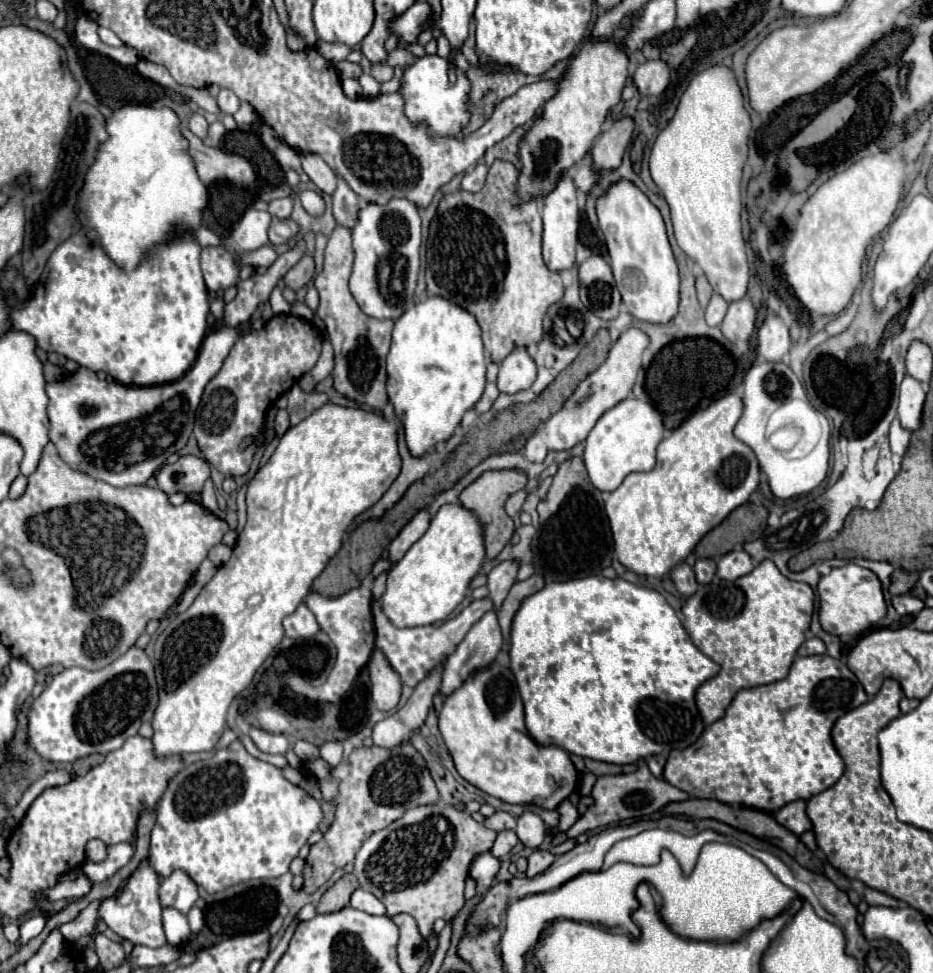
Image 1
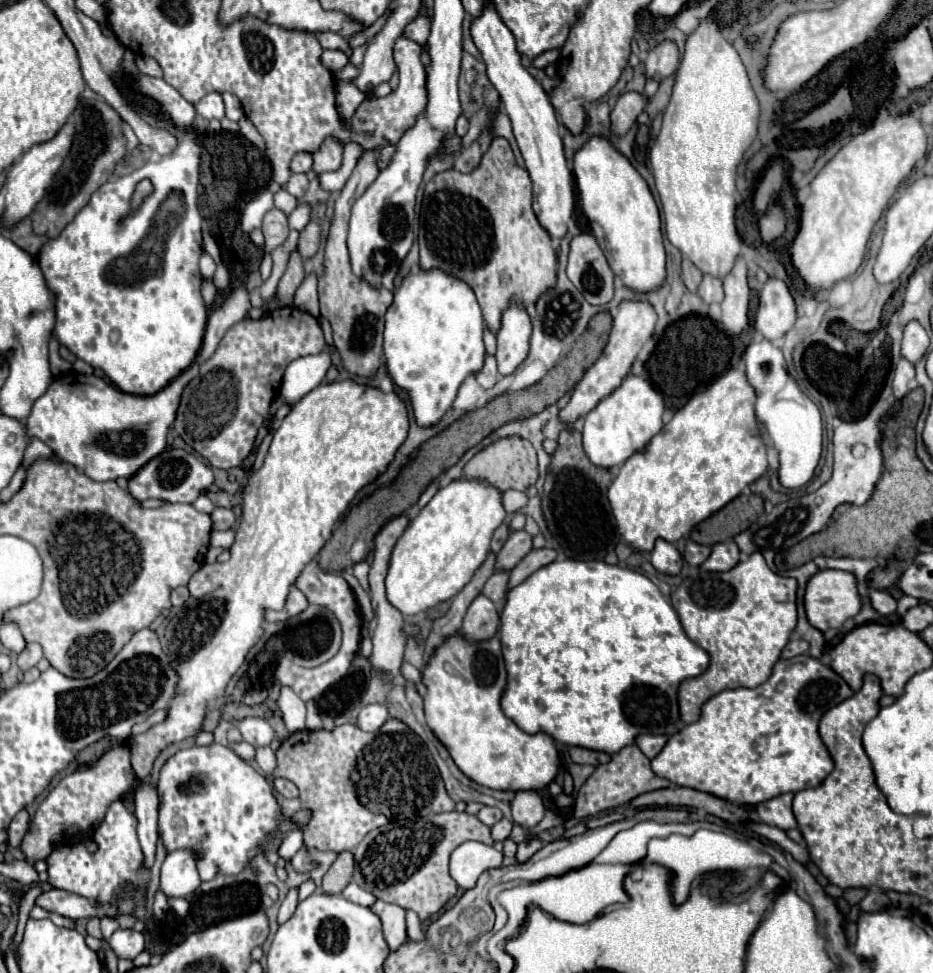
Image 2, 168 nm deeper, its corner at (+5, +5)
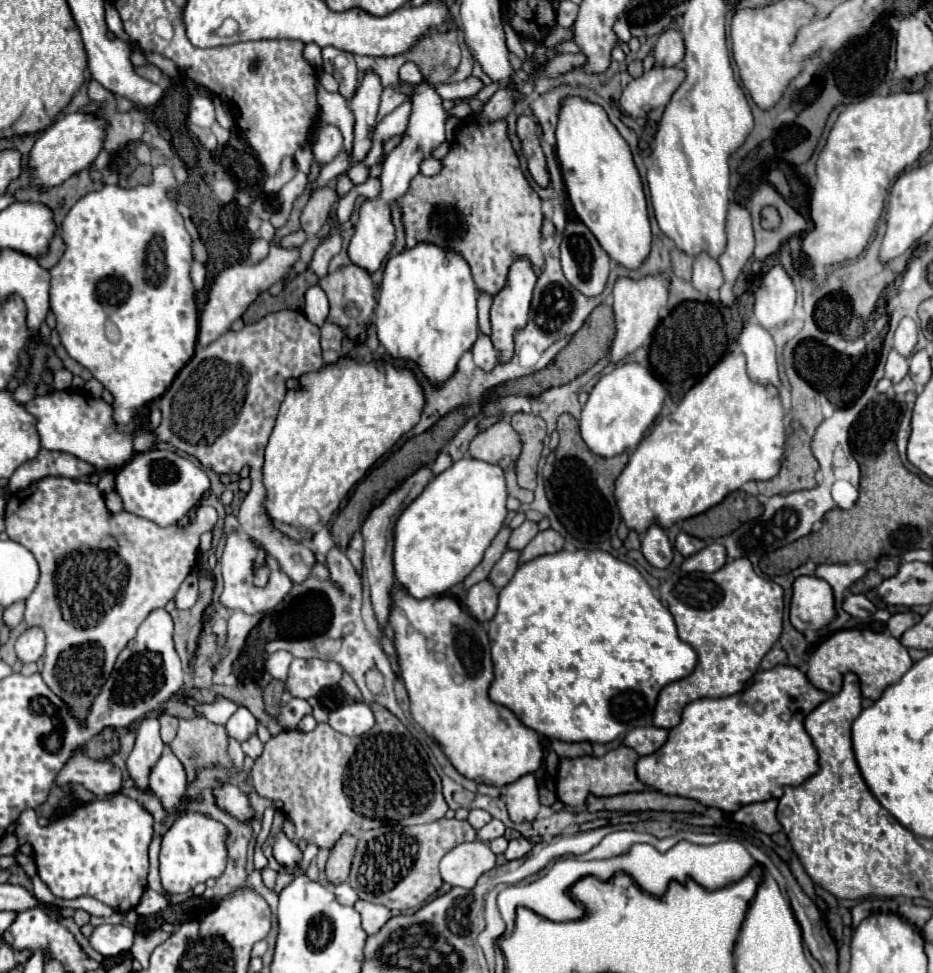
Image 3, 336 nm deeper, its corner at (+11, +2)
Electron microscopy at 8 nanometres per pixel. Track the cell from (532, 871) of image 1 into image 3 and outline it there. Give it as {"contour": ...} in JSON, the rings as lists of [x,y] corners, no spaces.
{"contour":[[[520,837],[520,839],[512,839],[510,845],[508,845],[508,849],[506,849],[506,853],[504,853],[504,857],[506,857],[508,861],[512,861],[512,859],[520,859],[520,857],[524,857],[530,849],[532,849],[532,845],[530,845],[528,839],[524,839],[524,837]]]}

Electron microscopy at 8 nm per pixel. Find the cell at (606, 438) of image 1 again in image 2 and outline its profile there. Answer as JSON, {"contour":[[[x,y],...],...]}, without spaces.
{"contour":[[[628,374],[622,384],[602,398],[598,406],[588,412],[584,422],[584,450],[592,464],[602,468],[612,468],[624,464],[634,452],[642,450],[654,434],[662,430],[662,414],[664,414],[664,398],[660,392],[648,384],[648,380]]]}

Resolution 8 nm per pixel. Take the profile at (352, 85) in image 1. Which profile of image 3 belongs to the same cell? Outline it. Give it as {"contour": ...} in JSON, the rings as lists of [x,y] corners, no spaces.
{"contour":[[[318,85],[318,109],[320,109],[320,119],[324,123],[336,125],[342,131],[344,137],[344,151],[350,155],[352,153],[352,143],[354,143],[354,113],[346,105],[346,99],[340,93],[328,93]]]}

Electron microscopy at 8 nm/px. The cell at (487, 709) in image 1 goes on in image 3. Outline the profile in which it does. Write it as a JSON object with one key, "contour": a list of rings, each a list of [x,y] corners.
{"contour":[[[398,587],[394,591],[394,605],[390,611],[388,625],[394,633],[394,647],[398,651],[398,663],[402,669],[400,679],[408,689],[410,713],[414,721],[442,747],[444,755],[450,759],[450,763],[460,775],[476,783],[504,787],[540,769],[544,753],[538,735],[532,729],[522,727],[522,723],[518,723],[516,715],[510,711],[506,721],[504,709],[492,703],[488,697],[490,683],[494,681],[490,641],[484,627],[468,613],[462,601],[450,595],[414,599]]]}

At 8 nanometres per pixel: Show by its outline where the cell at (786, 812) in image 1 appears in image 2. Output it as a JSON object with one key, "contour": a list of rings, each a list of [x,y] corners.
{"contour":[[[780,794],[772,800],[756,804],[754,814],[760,822],[776,826],[780,830],[796,828],[796,818],[792,814],[792,794]]]}

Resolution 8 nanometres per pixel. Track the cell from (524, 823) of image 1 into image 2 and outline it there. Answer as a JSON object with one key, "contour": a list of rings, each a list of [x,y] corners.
{"contour":[[[520,790],[512,800],[512,818],[522,828],[532,828],[544,818],[544,802],[536,790]]]}

